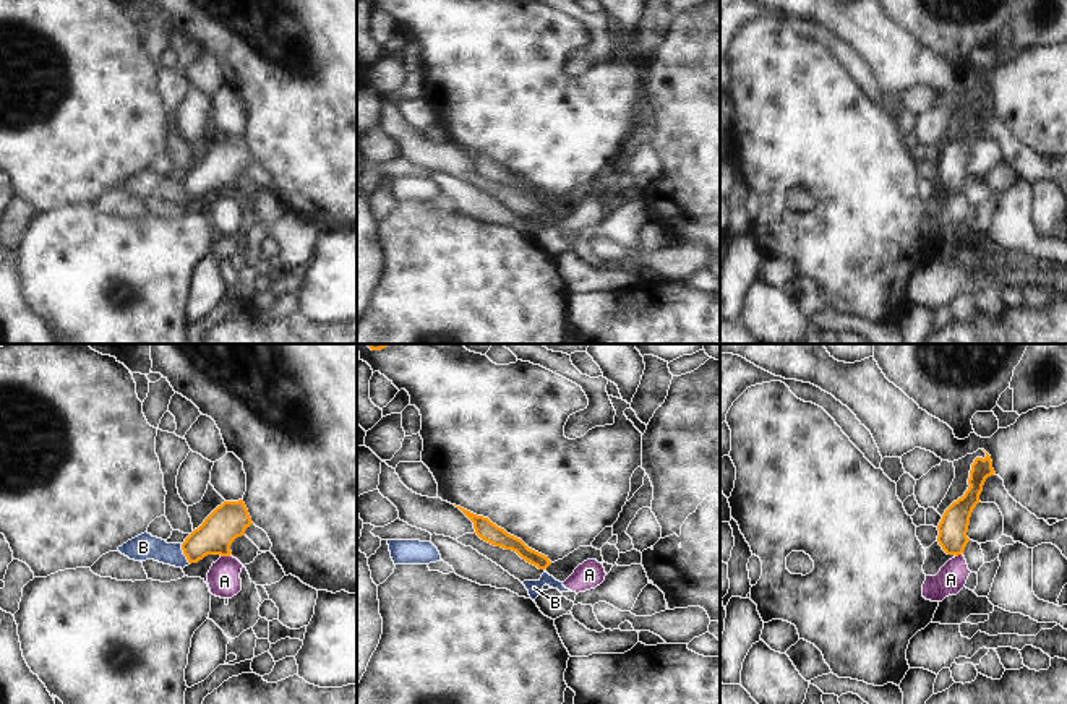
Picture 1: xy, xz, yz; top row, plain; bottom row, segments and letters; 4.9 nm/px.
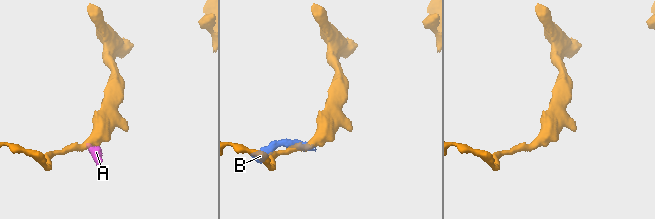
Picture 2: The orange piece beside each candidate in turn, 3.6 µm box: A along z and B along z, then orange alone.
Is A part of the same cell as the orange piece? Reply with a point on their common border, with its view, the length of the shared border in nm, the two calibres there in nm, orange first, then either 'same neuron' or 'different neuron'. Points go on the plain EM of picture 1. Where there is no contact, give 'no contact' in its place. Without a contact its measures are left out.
contact xy (226, 192); length 60 nm; calibres 180 and 160 nm; different neuron

